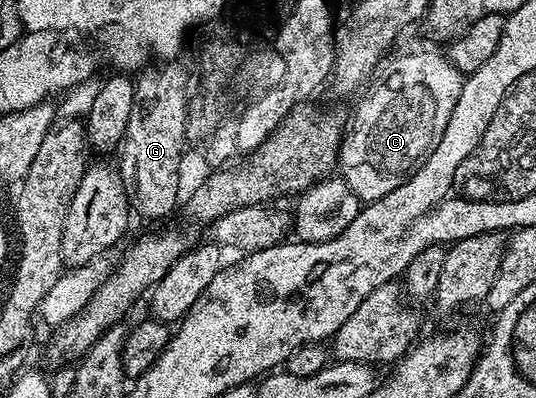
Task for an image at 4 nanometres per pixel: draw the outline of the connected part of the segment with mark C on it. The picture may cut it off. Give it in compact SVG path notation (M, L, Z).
M413 52L410 56L405 56L393 68L393 73L386 78L382 84L377 84L361 101L357 104L353 116L351 112L351 123L348 125L344 140L341 141L341 154L339 157L340 167L353 168L353 176L351 175L351 187L362 201L378 200L387 194L391 194L391 190L395 190L399 186L403 186L403 182L407 182L410 175L423 167L427 162L427 158L431 158L431 154L435 146L439 146L439 142L443 138L443 134L447 130L447 122L451 122L451 114L455 110L455 106L459 102L459 94L461 93L461 85L463 83L463 74L458 70L456 65L452 64L448 55L437 52Z

